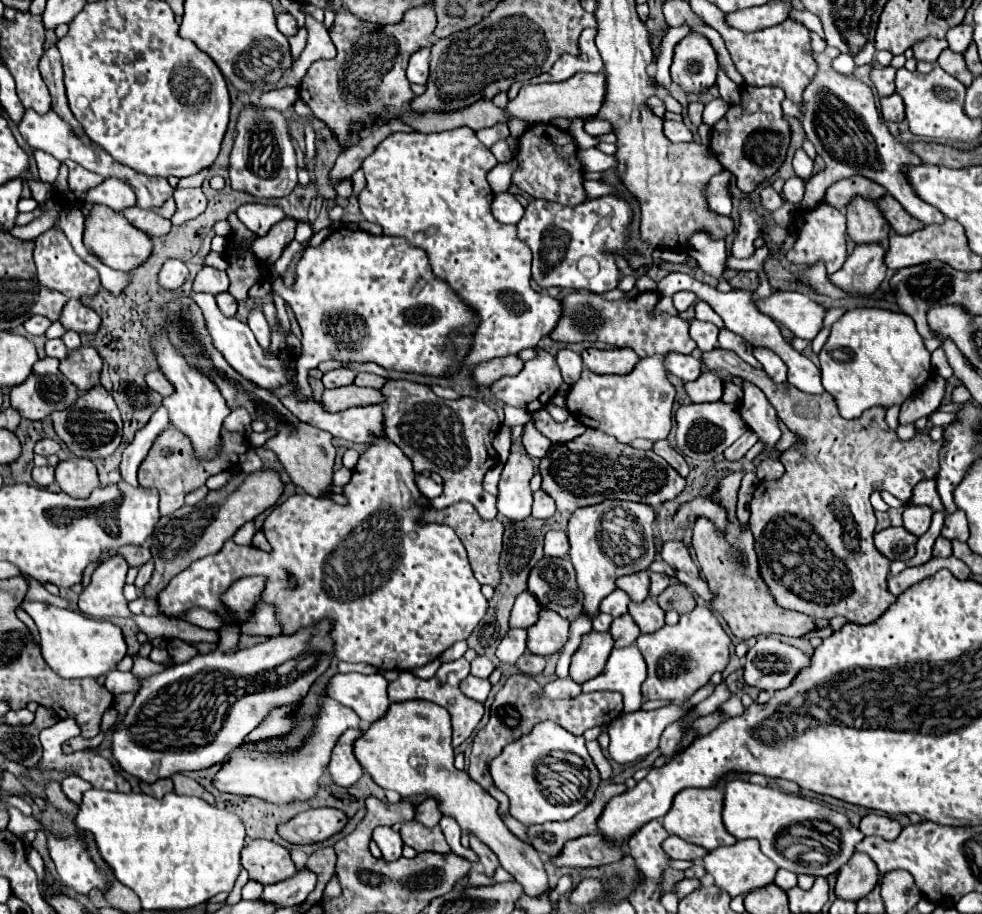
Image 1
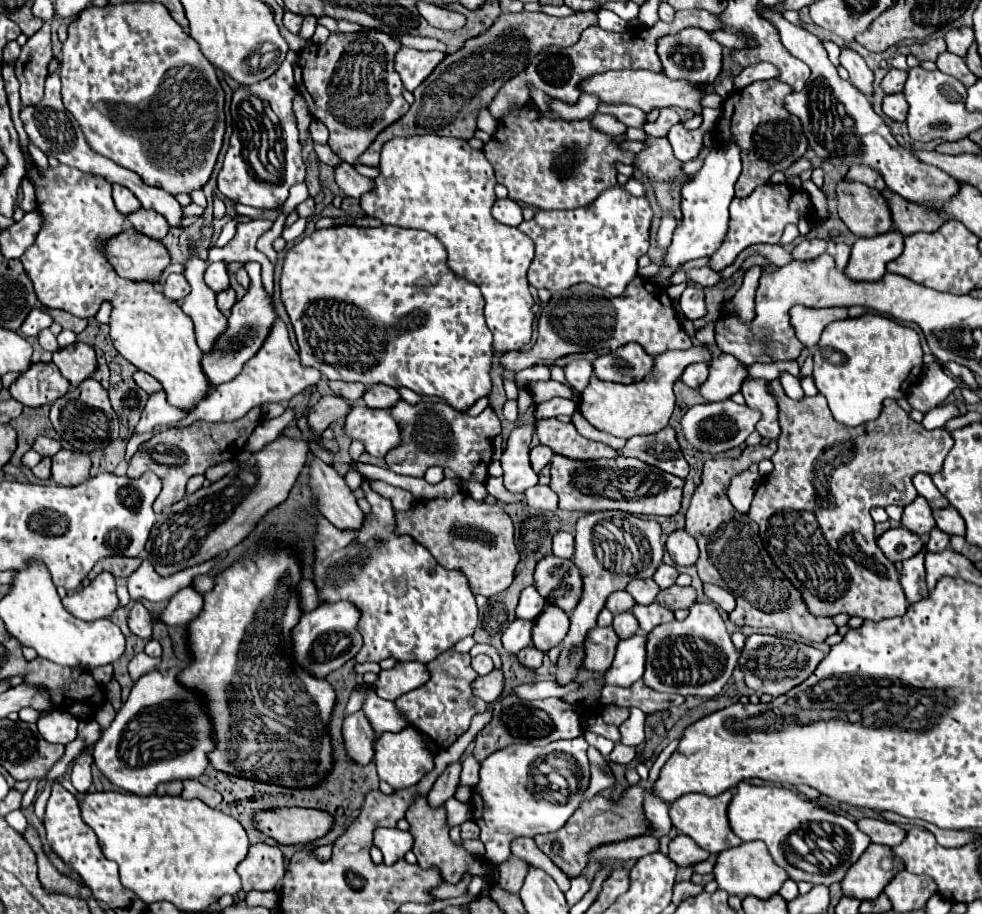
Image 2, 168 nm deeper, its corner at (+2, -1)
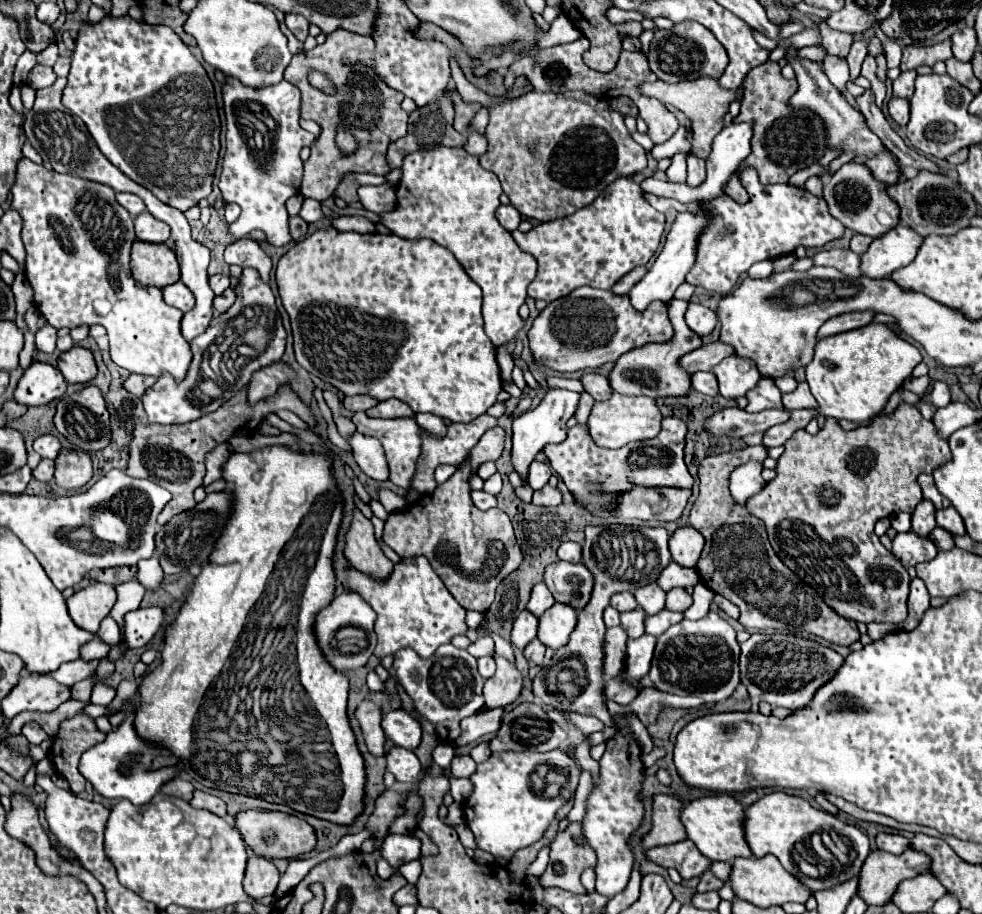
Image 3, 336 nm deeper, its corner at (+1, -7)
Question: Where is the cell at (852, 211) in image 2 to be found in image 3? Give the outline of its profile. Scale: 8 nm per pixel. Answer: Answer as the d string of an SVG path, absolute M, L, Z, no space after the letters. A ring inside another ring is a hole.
M847 162L843 164L829 180L829 184L825 184L823 190L823 198L829 204L829 212L831 216L835 216L845 228L851 228L857 234L865 234L871 238L879 238L883 236L887 230L891 230L889 226L883 226L877 220L877 212L887 212L891 216L891 226L899 224L899 206L887 196L885 186L879 184L877 180L873 180L871 172L867 172L867 166L861 162Z

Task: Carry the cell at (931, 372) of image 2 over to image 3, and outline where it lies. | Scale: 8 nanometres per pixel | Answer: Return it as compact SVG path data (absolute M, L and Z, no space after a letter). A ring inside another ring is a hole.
M921 376L921 378L911 378L911 380L907 380L905 388L911 390L913 394L917 394L917 396L923 396L931 384L933 384L933 378L931 378L931 376Z

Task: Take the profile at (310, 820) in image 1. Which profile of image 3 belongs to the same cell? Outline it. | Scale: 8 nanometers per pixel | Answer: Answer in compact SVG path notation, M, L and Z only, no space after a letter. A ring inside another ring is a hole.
M245 810L237 814L237 828L245 840L253 848L257 856L263 858L297 858L315 848L317 836L315 828L295 814L285 812L269 812L269 810Z

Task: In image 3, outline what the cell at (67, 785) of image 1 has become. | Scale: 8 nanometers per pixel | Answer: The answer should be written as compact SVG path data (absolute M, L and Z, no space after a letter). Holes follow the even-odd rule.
M81 710L77 716L61 722L57 736L59 744L55 744L49 758L53 760L55 770L71 784L71 792L79 794L85 790L87 784L87 780L79 772L79 758L85 750L103 742L105 734L101 734L95 722Z

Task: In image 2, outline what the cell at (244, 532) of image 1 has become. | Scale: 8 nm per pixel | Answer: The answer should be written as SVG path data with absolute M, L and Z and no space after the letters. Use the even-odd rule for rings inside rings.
M144 560L140 564L140 568L132 576L128 576L128 592L130 592L132 600L146 598L150 602L166 602L180 588L190 586L194 576L206 574L212 568L214 568L214 560L198 564L198 566L192 566L190 570L182 570L178 574L174 574L174 576L160 578L160 574L154 570L154 566L150 566L150 562Z

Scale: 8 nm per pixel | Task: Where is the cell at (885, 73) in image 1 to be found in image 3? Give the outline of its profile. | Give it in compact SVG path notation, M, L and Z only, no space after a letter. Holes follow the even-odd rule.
M915 70L903 72L897 80L893 80L893 96L901 96L901 98L911 98L913 96L913 82L915 82Z

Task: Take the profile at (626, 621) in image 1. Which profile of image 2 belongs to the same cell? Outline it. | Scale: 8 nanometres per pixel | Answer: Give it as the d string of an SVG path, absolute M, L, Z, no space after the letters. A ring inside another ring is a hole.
M622 612L622 614L614 616L612 628L616 630L616 634L618 634L622 640L626 640L626 638L630 638L630 636L636 634L636 630L638 630L638 620L634 618L632 612Z

